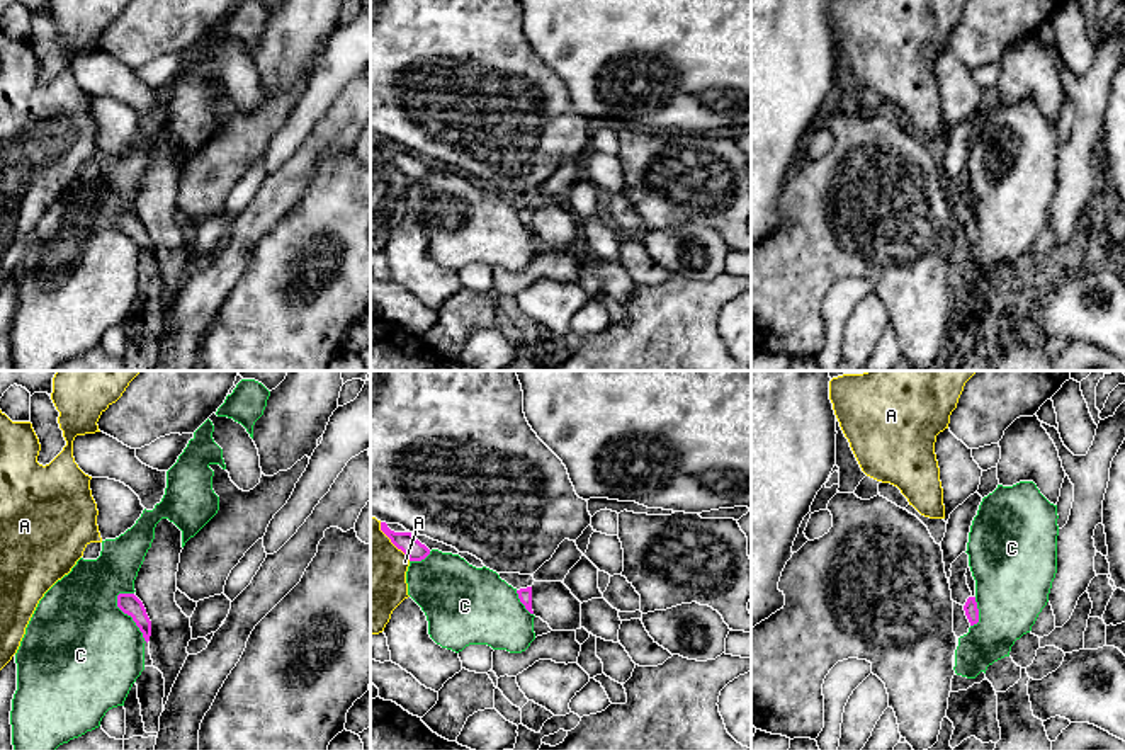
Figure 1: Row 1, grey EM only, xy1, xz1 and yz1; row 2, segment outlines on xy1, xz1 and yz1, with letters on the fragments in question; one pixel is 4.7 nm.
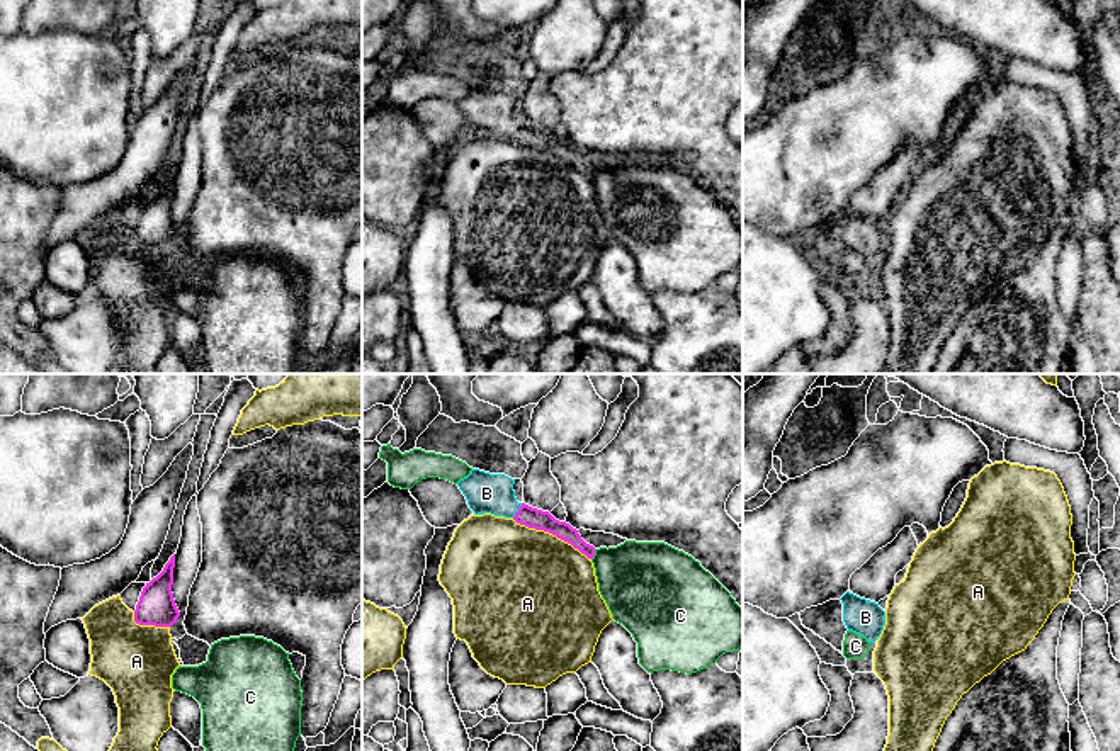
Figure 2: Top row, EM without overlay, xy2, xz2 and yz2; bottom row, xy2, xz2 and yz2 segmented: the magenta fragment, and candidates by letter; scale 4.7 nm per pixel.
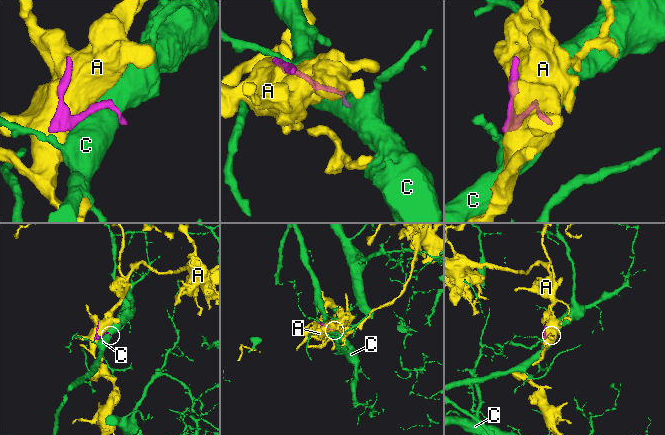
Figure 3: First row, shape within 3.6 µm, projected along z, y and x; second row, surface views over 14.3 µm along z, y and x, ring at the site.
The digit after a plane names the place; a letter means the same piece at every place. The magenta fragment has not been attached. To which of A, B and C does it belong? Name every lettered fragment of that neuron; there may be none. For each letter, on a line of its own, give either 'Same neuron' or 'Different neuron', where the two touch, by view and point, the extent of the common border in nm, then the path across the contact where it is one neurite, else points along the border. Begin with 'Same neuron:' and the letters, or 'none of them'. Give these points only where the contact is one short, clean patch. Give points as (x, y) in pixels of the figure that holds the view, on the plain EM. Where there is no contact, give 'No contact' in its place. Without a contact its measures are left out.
Same neuron: B
A: Different neuron. Touches magenta at xz2 (551, 152). Shared border 420 nm
B: Same neuron. Touches magenta at xz2 (519, 129). Shared border 90 nm. Path across: xz2 (531, 136), (519, 129), (486, 112)
C: Different neuron. Touches magenta at xy1 (130, 233). Shared border 280 nm

